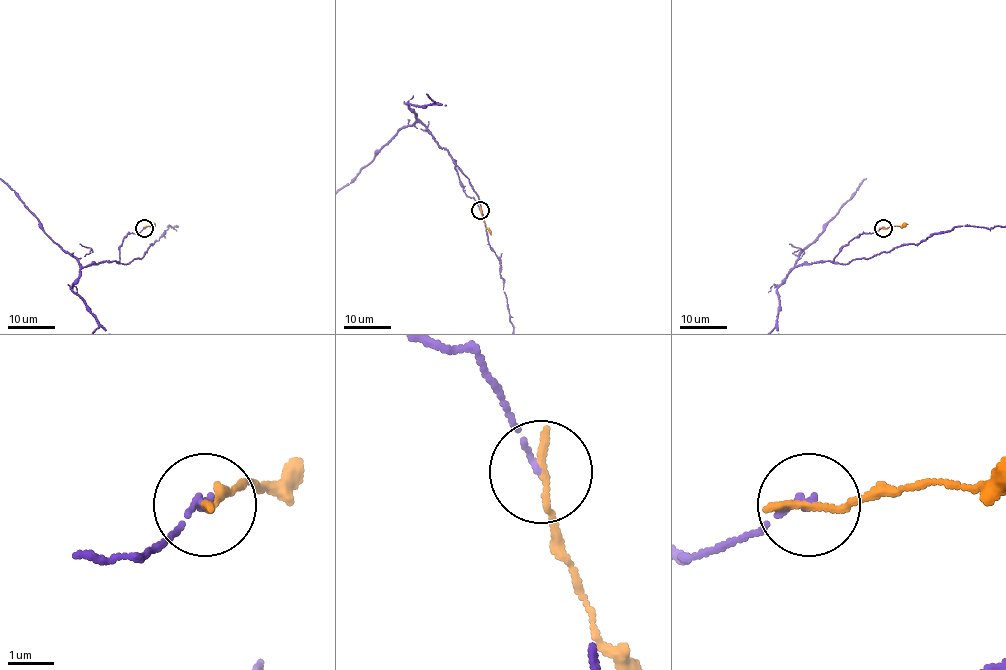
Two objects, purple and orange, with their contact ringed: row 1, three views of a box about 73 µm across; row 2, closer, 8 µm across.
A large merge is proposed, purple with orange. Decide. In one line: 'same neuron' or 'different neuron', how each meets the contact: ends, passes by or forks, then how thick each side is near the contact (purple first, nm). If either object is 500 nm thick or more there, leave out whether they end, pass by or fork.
different neuron | purple ends | orange ends | 140/190 nm

